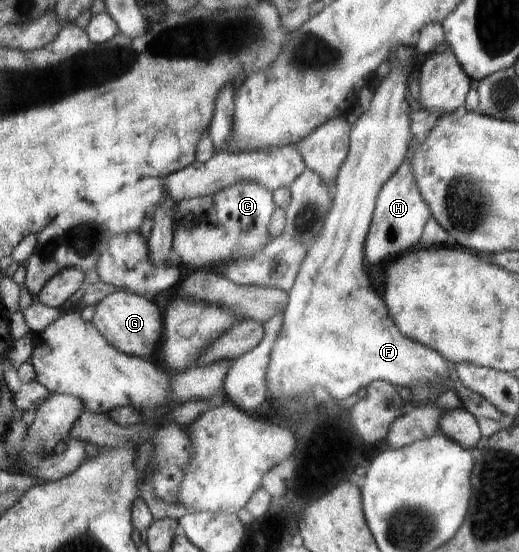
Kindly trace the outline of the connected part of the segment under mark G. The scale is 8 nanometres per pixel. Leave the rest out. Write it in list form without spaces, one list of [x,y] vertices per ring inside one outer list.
[[[118,290],[103,298],[96,305],[96,313],[92,322],[120,352],[137,357],[154,358],[156,350],[158,350],[156,344],[158,344],[162,332],[166,332],[162,326],[162,314],[160,314],[158,306],[152,302],[152,298],[126,290]]]

